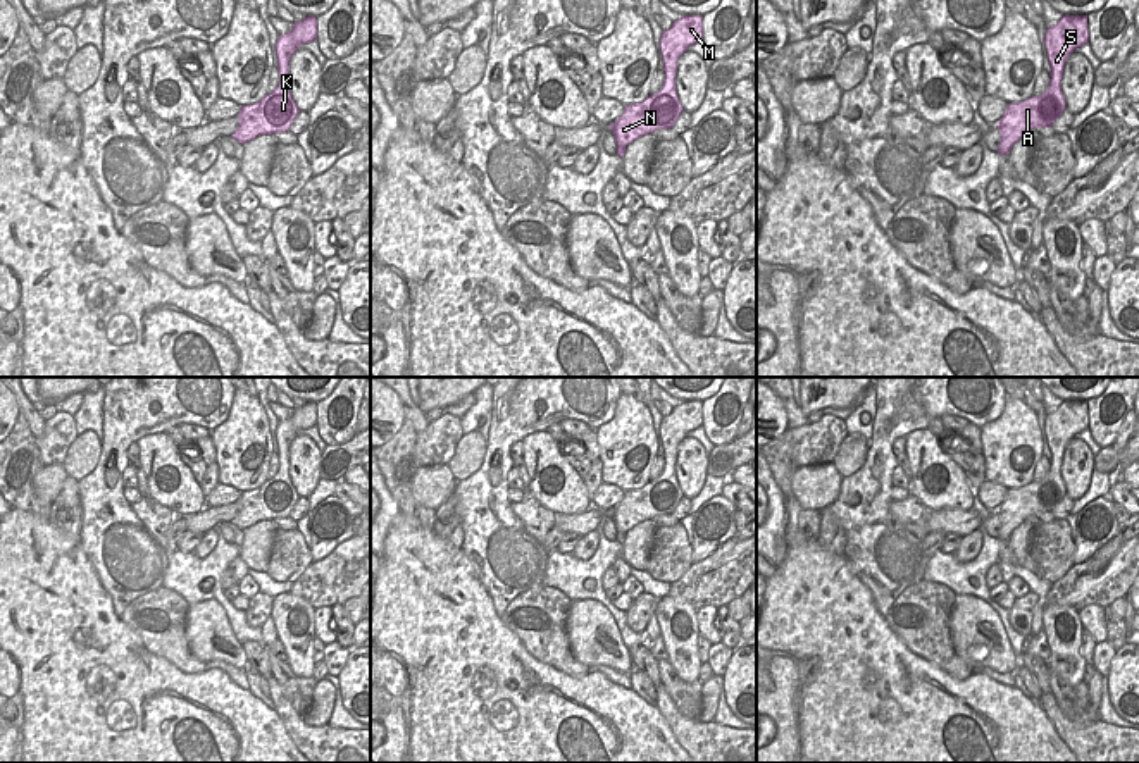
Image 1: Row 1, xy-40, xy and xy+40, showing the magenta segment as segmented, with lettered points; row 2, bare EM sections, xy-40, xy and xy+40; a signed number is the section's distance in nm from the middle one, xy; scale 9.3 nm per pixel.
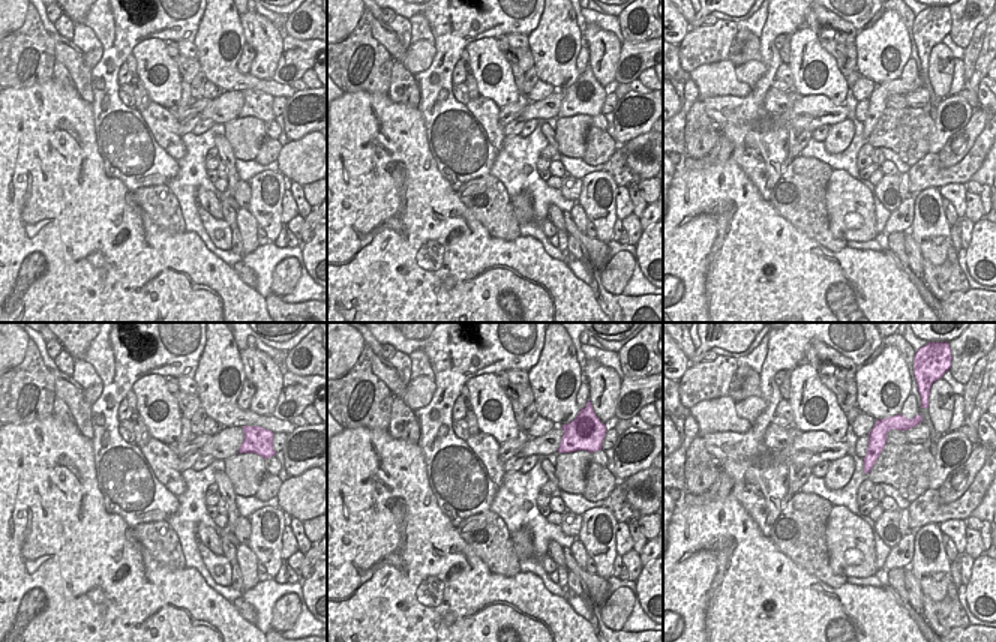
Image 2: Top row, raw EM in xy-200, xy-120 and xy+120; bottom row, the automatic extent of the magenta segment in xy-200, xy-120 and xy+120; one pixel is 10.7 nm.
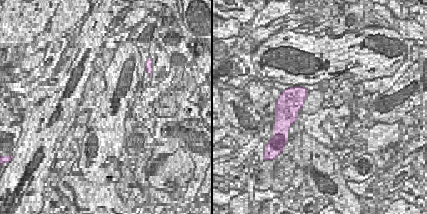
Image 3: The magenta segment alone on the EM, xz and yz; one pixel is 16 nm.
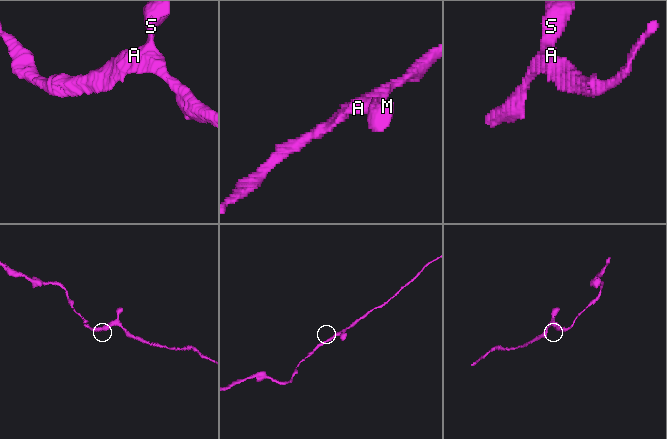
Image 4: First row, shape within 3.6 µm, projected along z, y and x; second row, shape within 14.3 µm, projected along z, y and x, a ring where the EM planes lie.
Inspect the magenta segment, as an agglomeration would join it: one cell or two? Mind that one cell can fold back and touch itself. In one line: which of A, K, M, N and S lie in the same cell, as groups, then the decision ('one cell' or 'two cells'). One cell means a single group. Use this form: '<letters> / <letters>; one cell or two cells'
A K M N S; one cell

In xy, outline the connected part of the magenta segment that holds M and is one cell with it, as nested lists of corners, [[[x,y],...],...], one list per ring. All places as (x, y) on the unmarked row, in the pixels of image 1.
[[[682,401],[674,406],[660,422],[665,467],[658,479],[650,481],[641,489],[626,491],[624,499],[608,512],[615,522],[617,541],[622,544],[626,532],[634,525],[658,515],[672,515],[677,503],[684,498],[677,477],[677,446],[689,431],[701,427],[701,401]]]

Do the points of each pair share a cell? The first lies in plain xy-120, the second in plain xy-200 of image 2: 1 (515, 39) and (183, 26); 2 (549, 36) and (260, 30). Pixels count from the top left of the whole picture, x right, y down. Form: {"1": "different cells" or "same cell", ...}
{"1": "different cells", "2": "different cells"}

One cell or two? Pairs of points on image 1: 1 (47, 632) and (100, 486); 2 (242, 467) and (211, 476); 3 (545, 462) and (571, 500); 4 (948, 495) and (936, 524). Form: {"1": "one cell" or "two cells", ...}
{"1": "two cells", "2": "two cells", "3": "one cell", "4": "two cells"}

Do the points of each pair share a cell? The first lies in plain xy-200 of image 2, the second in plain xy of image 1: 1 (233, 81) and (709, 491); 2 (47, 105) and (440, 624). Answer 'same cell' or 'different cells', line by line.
1: different cells
2: same cell

